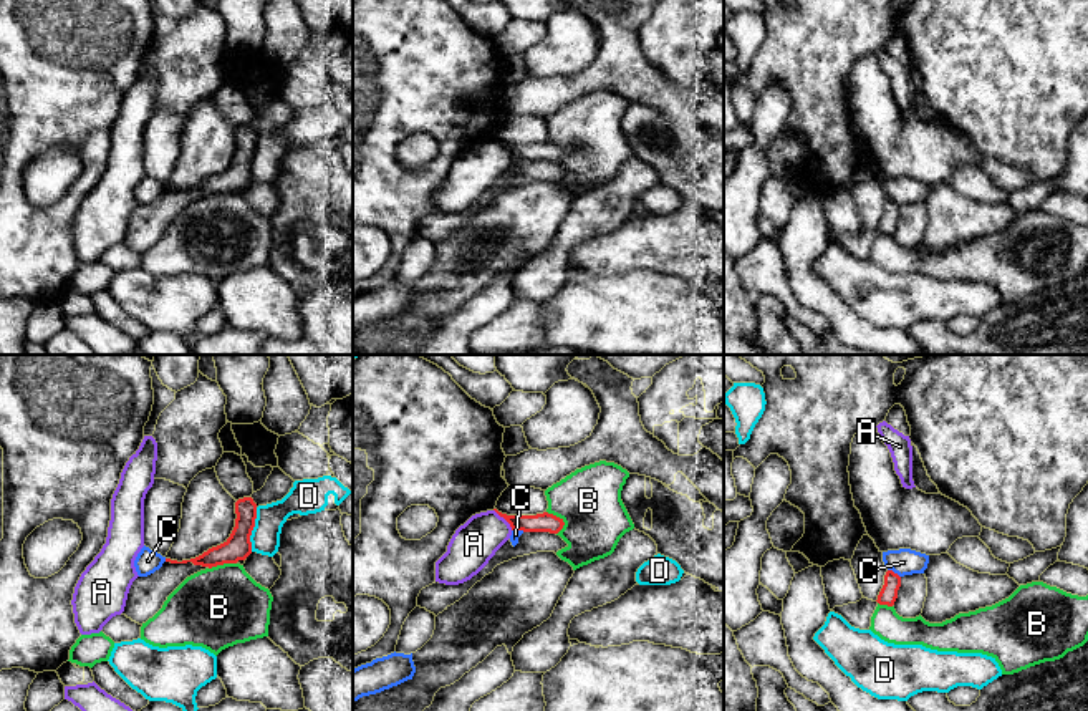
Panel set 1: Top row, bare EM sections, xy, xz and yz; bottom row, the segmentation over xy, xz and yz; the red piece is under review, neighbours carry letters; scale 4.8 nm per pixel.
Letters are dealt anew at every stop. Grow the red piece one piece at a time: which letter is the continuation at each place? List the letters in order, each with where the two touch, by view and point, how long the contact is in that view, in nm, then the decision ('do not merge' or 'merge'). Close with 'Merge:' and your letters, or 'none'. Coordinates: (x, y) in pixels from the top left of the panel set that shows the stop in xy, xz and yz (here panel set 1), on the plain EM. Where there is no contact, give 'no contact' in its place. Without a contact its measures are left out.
A: meets red in xz at (504, 146); contact 140 nm long; do not merge
B: meets red in xz at (562, 149); contact 130 nm long; do not merge
C: meets red in yz at (893, 201); contact 80 nm long; do not merge
D: meets red in xy at (252, 158); contact 220 nm long; do not merge
Merge: none

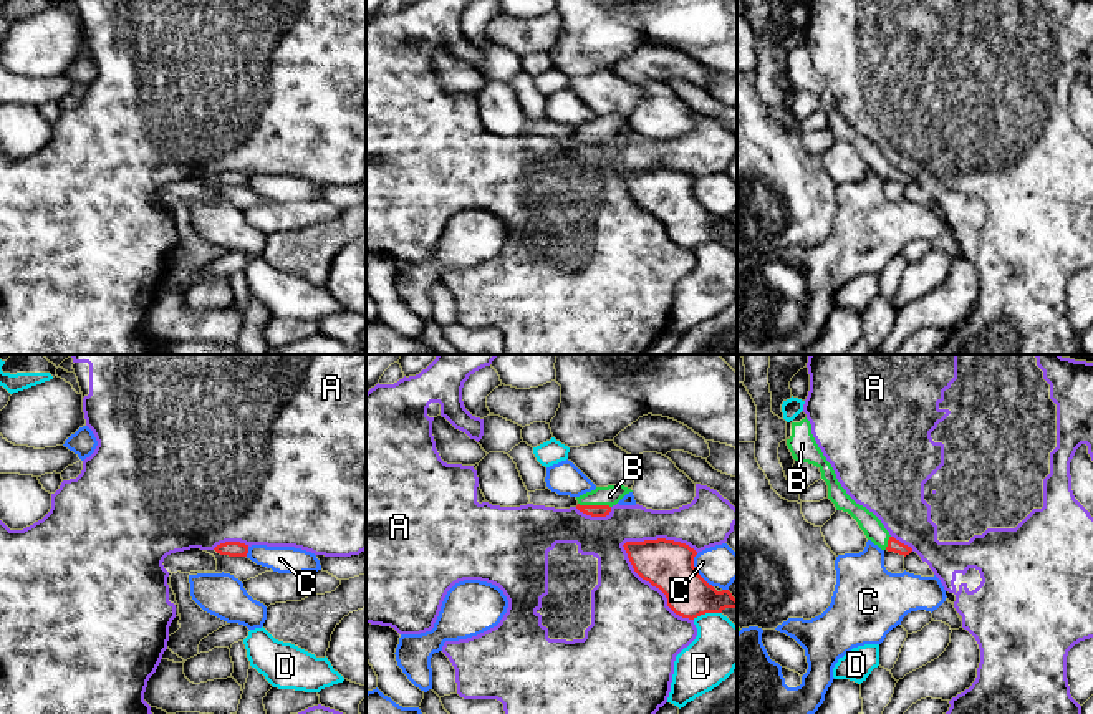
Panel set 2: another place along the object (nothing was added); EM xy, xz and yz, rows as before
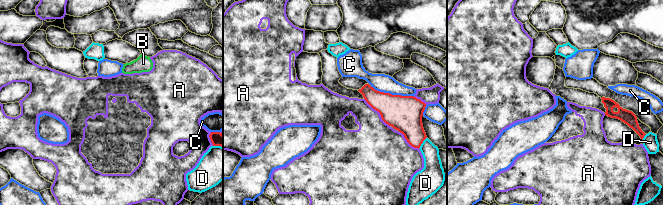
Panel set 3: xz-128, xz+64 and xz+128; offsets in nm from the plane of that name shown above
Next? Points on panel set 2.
A: meets red in xz at (653, 214); contact 500 nm long; do not merge
B: meets red in xz at (595, 135); contact 160 nm long; merge
C: meets red in xz at (696, 199); contact 190 nm long; do not merge
D: meets red in xz at (706, 241); contact 150 nm long; do not merge
Merge: B

